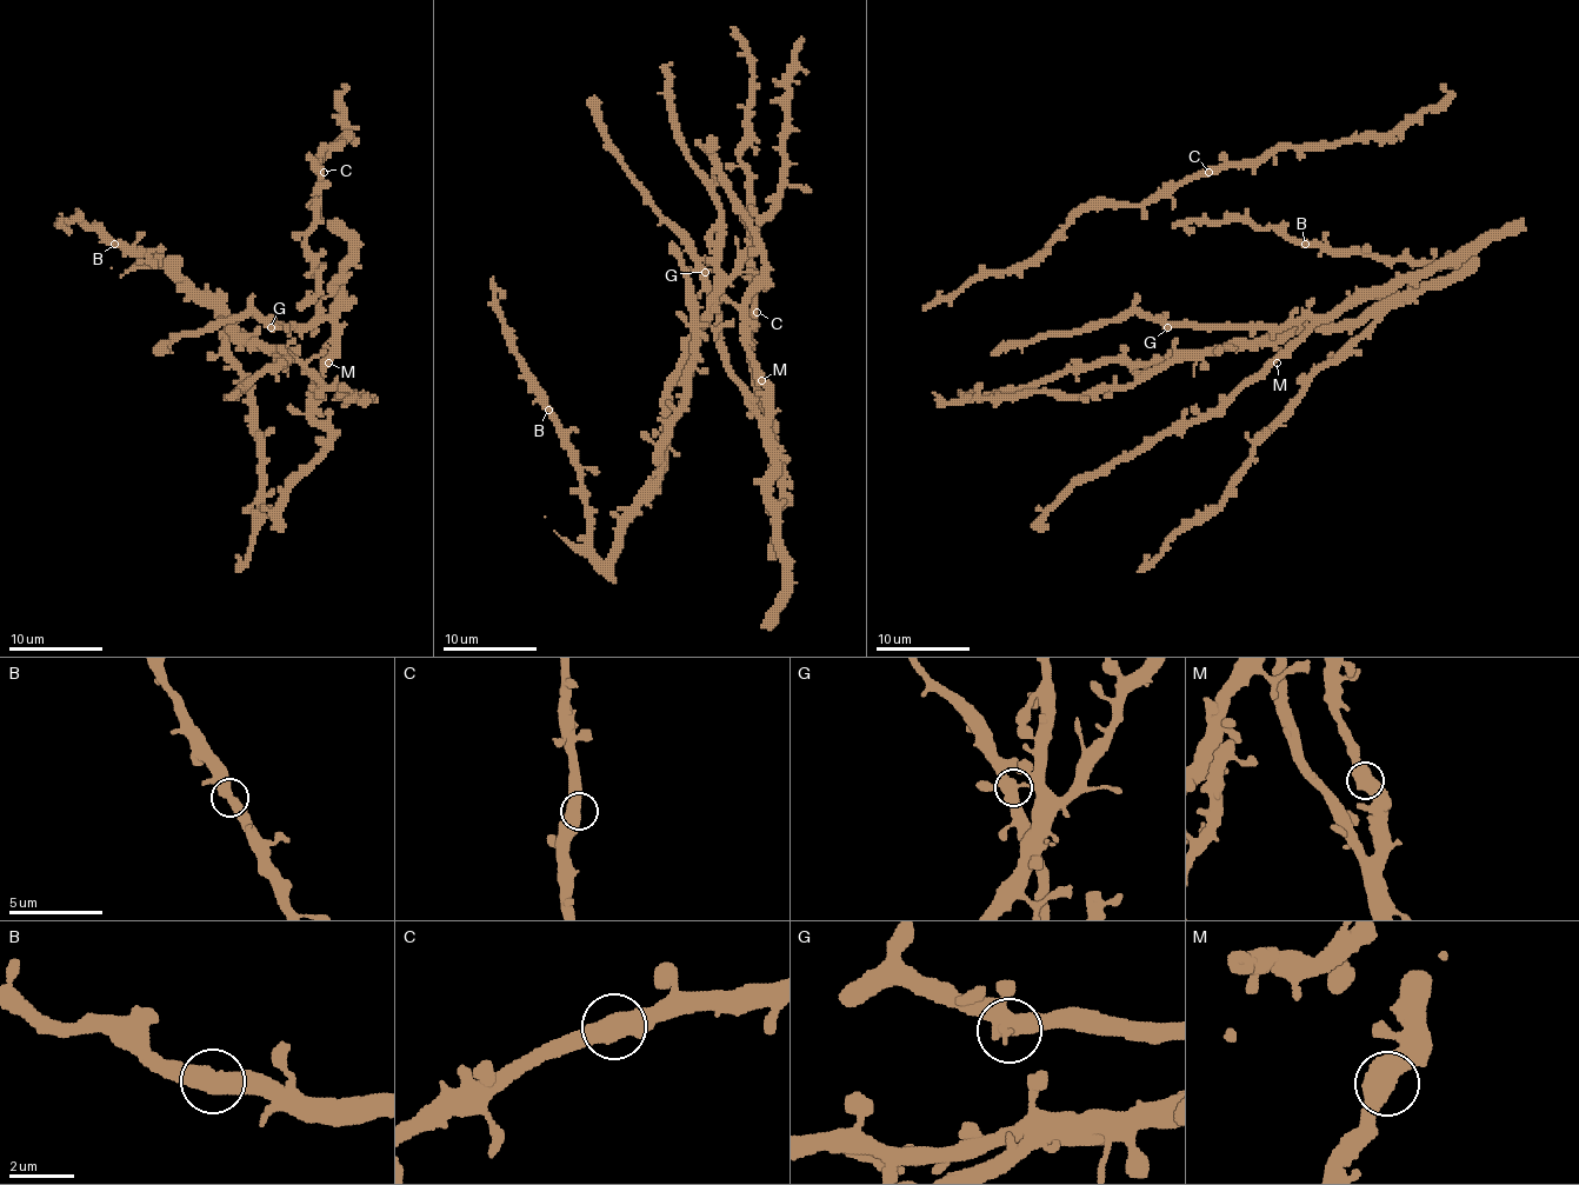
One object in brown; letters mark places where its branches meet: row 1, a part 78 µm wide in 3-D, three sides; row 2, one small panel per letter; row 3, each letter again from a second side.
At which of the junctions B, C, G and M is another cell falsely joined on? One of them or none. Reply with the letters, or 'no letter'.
no letter

